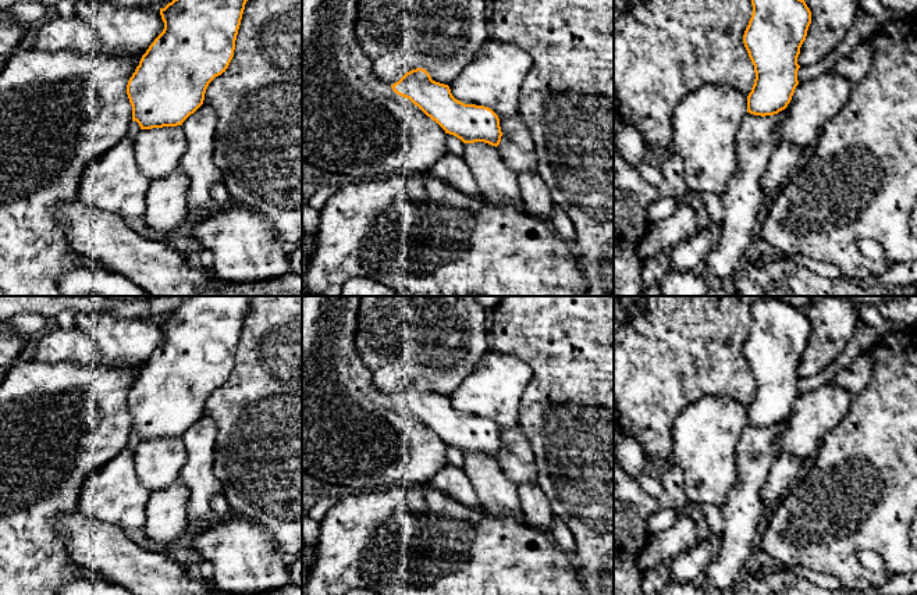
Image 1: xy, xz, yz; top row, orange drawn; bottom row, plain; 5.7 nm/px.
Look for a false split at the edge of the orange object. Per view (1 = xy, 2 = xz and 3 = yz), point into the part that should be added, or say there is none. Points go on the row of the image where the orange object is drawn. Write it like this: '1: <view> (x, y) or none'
1: none
2: none
3: none

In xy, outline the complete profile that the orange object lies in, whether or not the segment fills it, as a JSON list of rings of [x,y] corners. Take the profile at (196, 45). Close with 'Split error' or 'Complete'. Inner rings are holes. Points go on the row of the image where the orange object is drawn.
[[[173,0],[164,8],[160,8],[164,29],[142,56],[127,85],[127,95],[132,106],[132,121],[136,121],[141,129],[182,125],[203,104],[209,83],[225,72],[234,57],[235,40],[246,1]]]. Complete

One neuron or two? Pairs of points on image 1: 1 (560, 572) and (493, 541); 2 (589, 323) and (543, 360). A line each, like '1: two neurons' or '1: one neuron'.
1: one neuron
2: one neuron

